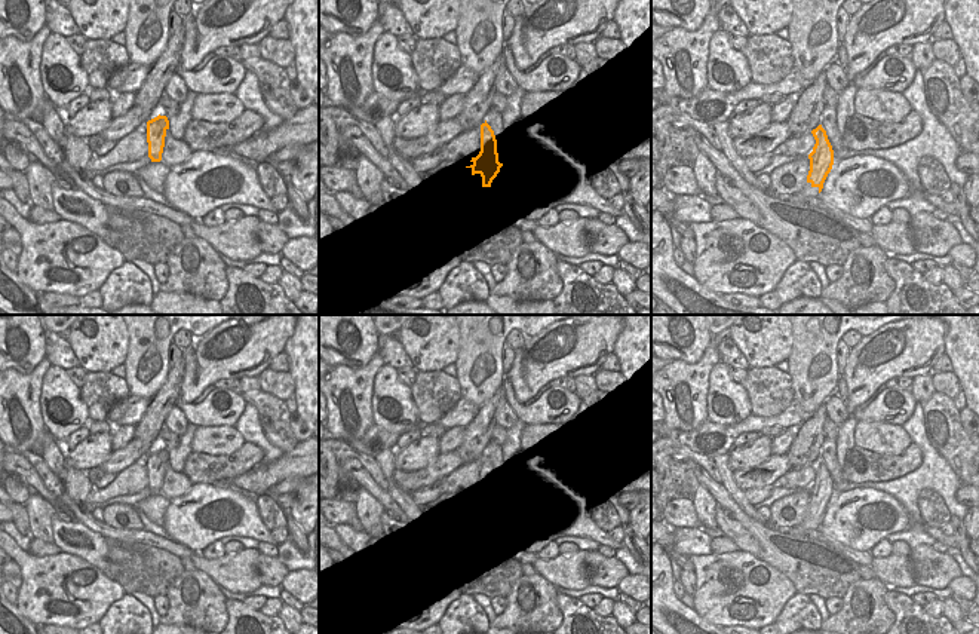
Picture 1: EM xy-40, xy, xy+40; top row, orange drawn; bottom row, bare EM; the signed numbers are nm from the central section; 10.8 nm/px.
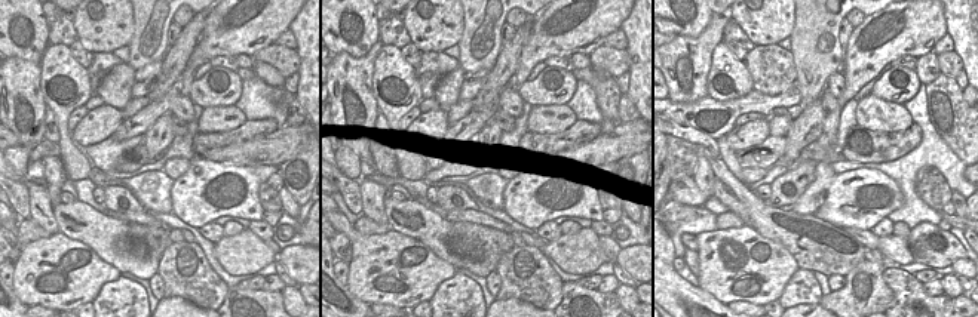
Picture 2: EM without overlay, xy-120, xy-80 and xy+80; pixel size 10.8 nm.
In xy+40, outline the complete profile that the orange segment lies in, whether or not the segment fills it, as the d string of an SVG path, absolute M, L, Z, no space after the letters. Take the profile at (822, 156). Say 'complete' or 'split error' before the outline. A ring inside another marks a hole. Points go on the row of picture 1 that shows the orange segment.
split error; M819 125L811 131L816 144L813 151L808 154L810 171L807 175L807 183L800 192L804 197L817 197L823 189L823 183L834 165L834 150L828 140L826 131Z

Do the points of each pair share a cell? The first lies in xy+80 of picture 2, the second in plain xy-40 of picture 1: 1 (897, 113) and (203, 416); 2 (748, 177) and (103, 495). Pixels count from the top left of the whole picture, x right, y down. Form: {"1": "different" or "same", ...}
{"1": "different", "2": "same"}

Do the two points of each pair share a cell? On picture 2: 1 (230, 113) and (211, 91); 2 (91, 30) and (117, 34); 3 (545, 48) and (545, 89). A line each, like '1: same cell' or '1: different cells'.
1: different cells
2: same cell
3: different cells

